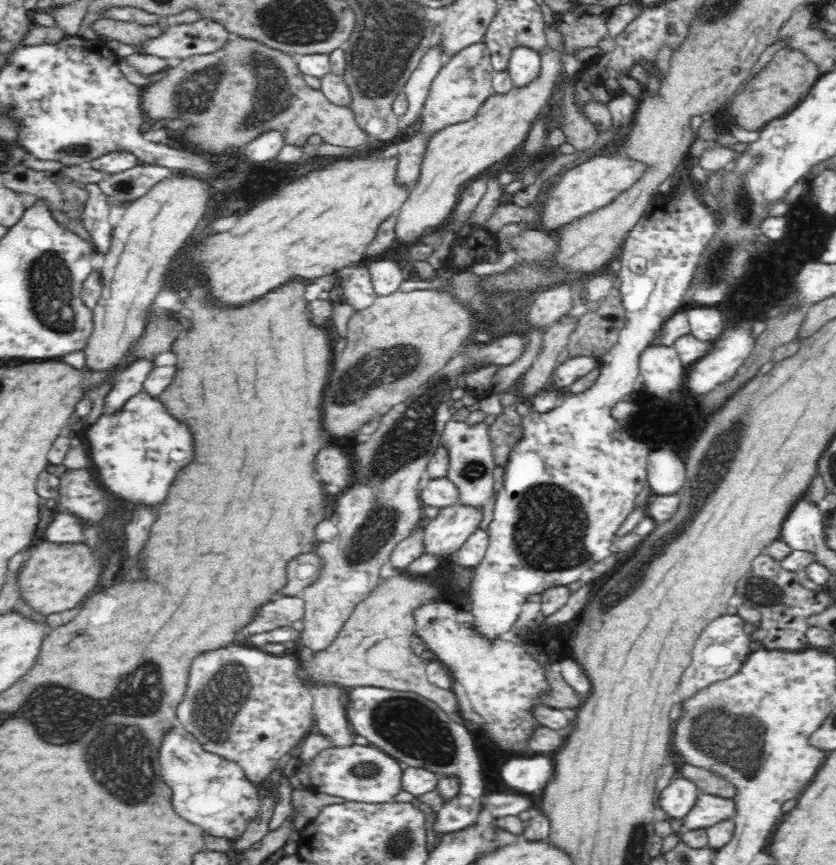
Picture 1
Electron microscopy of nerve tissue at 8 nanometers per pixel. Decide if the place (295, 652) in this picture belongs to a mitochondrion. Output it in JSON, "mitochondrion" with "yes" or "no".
{"mitochondrion":"no"}

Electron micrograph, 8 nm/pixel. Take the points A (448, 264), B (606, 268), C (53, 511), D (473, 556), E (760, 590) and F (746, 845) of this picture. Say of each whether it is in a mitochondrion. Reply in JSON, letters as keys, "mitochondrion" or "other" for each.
{"A":"other","B":"other","C":"other","D":"other","E":"mitochondrion","F":"other"}

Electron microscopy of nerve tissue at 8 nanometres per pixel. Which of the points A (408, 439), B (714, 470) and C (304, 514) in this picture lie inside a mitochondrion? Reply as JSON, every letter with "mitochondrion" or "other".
{"A":"mitochondrion","B":"mitochondrion","C":"mitochondrion"}

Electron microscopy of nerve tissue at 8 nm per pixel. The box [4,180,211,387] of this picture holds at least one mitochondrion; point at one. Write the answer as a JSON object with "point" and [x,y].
{"point":[49,282]}

